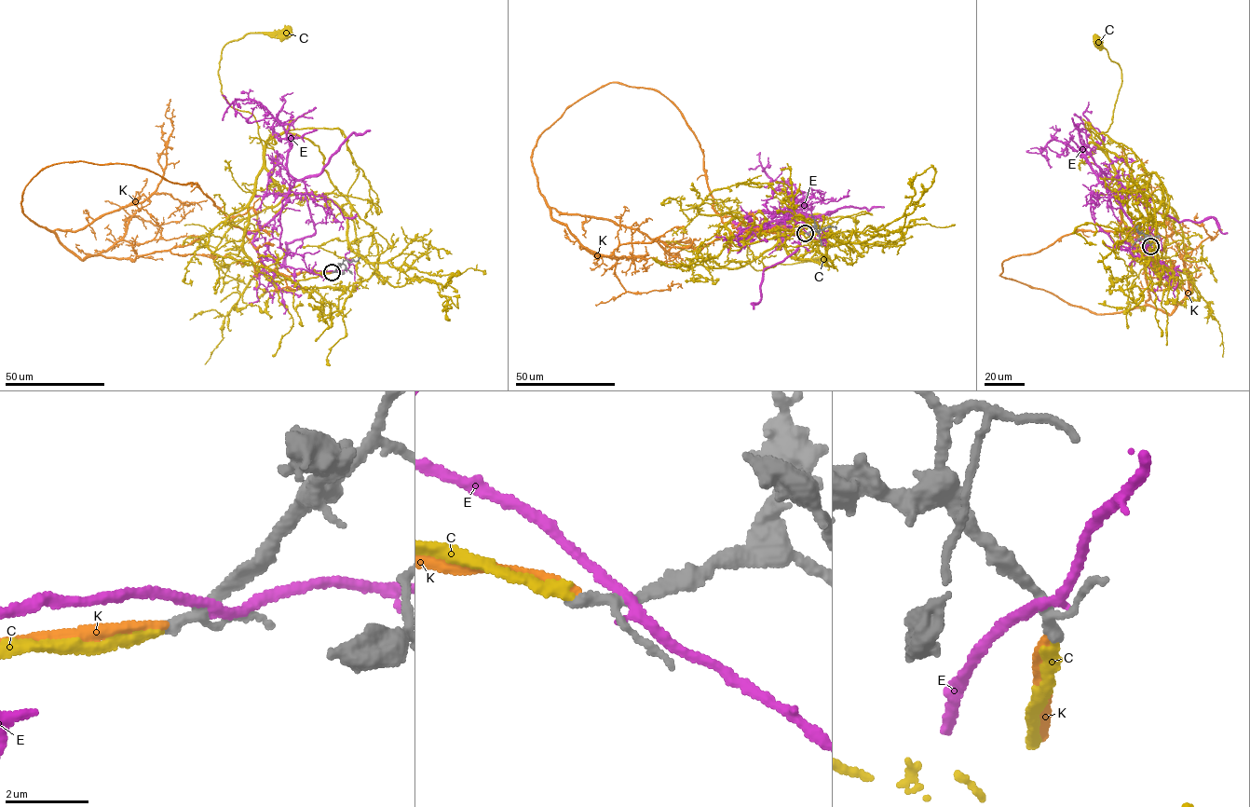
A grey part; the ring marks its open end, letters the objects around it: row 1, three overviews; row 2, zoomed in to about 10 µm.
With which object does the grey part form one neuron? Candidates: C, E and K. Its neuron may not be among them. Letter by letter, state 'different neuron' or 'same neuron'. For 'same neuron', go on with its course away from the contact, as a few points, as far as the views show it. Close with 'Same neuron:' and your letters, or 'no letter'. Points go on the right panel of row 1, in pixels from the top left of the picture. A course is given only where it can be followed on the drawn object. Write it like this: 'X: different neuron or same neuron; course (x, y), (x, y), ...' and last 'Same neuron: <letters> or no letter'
C: same neuron; course (1150, 246), (1169, 270), (1122, 218), (1099, 135), (1121, 72), (1098, 42)
E: different neuron
K: different neuron
Same neuron: C

